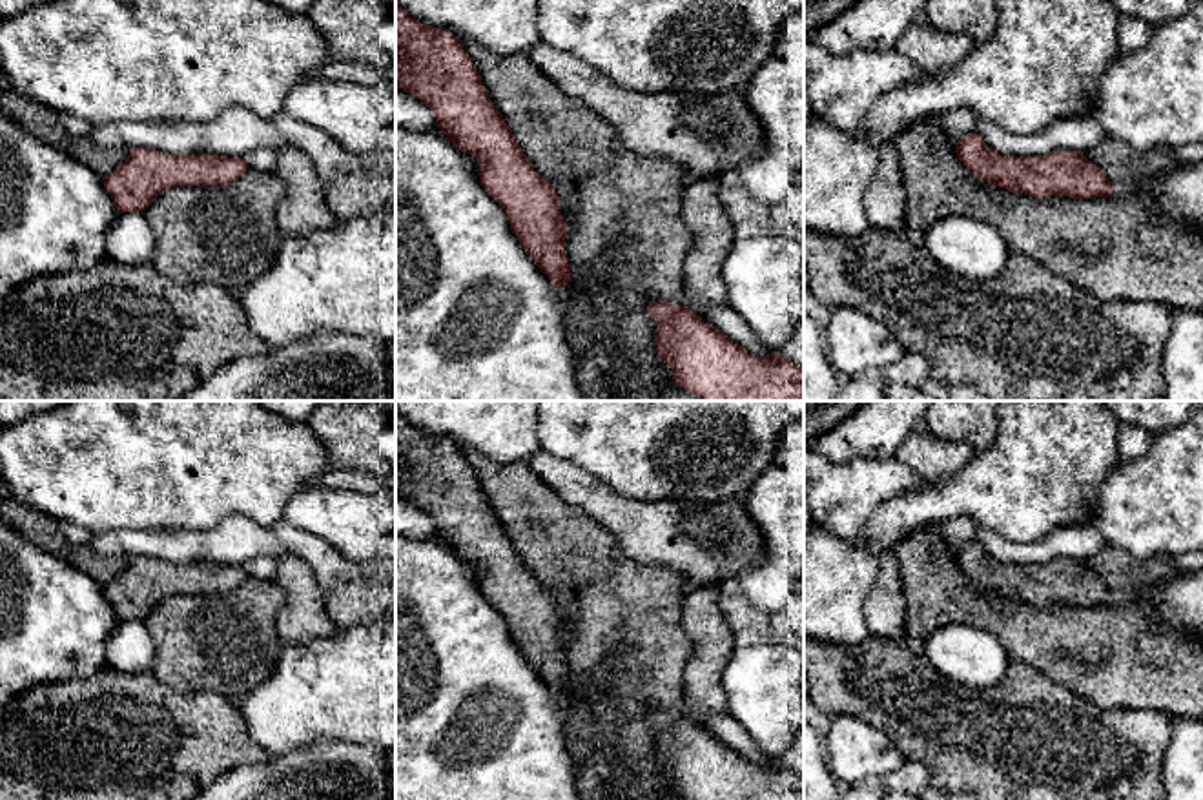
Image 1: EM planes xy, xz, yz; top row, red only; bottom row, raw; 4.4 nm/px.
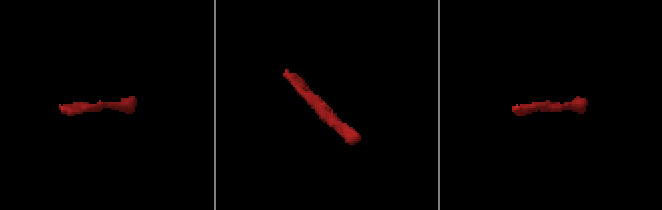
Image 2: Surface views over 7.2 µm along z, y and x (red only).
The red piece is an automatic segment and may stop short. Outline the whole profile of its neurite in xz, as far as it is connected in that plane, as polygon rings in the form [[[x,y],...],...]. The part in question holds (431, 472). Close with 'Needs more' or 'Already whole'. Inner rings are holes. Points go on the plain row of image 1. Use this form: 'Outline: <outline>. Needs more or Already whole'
Outline: [[[396,414],[396,496],[427,512],[447,547],[481,572],[481,594],[505,618],[510,638],[527,663],[558,700],[563,698],[571,689],[571,672],[565,660],[571,636],[561,625],[556,596],[538,583],[527,569],[459,446],[421,432],[399,414]]]. Already whole

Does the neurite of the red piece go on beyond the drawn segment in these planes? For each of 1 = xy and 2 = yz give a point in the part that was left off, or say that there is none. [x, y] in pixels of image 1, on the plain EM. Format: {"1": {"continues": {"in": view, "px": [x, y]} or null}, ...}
{"1": {"continues": null}, "2": {"continues": null}}

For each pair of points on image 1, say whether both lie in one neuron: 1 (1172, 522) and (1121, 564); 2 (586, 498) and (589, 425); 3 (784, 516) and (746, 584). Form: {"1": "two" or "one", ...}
{"1": "two", "2": "two", "3": "one"}

